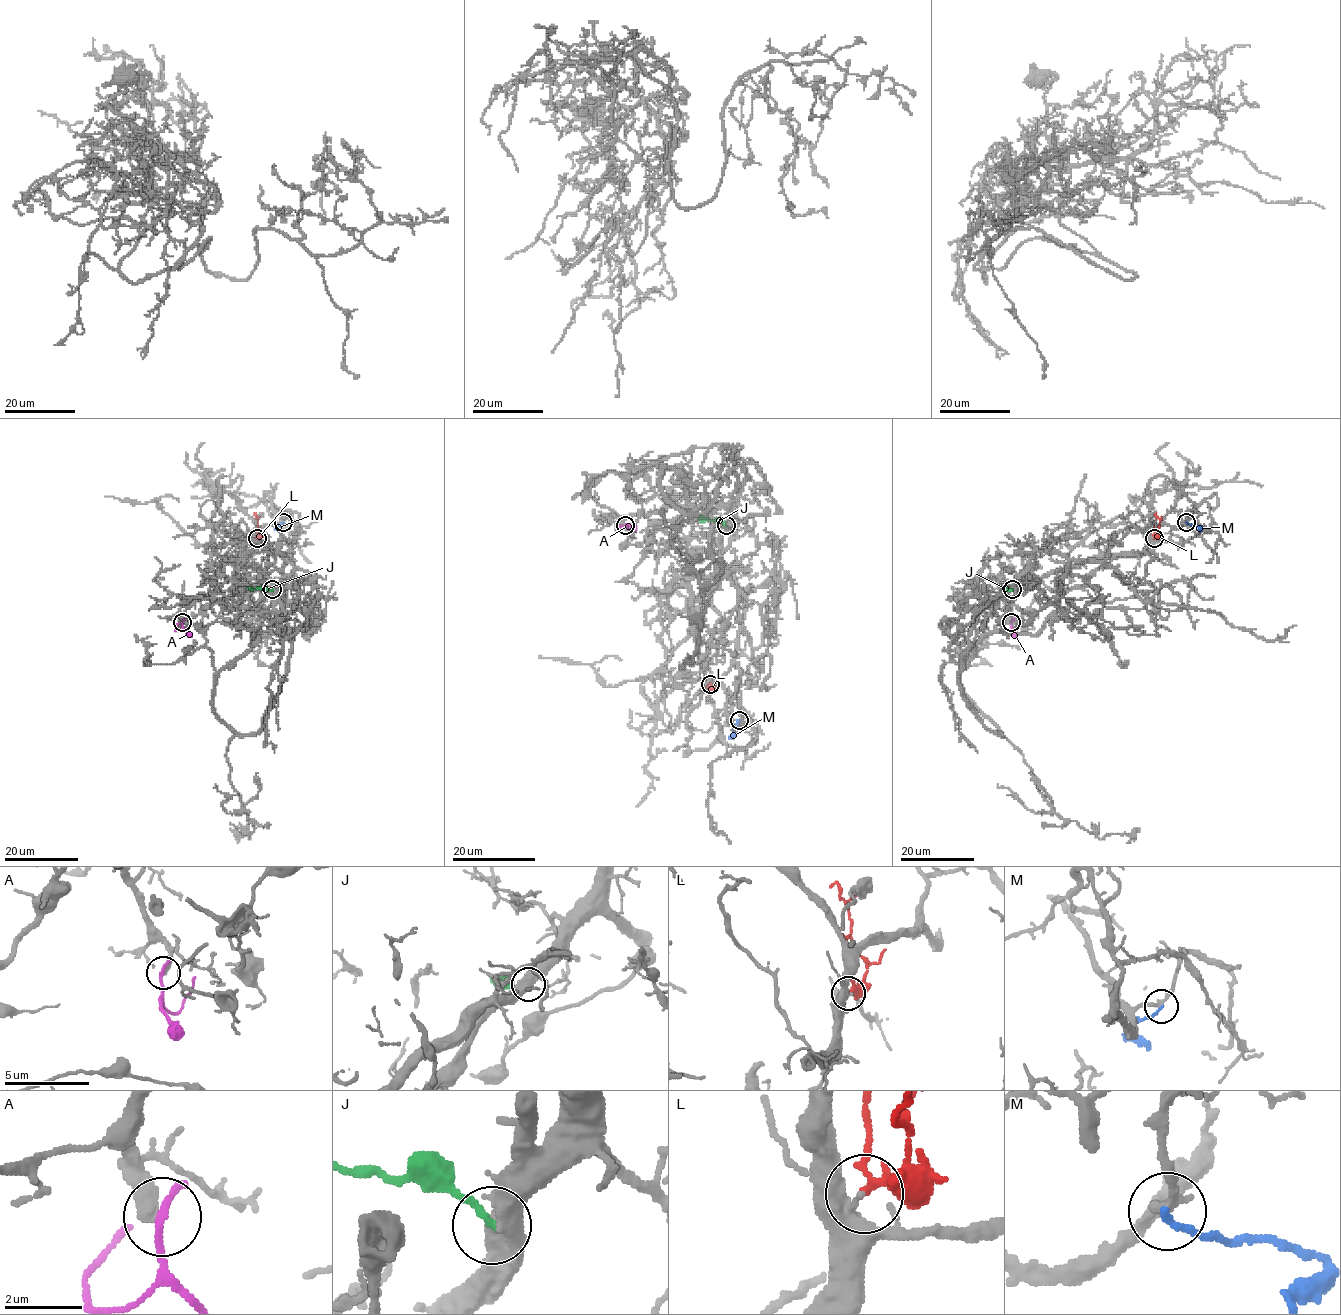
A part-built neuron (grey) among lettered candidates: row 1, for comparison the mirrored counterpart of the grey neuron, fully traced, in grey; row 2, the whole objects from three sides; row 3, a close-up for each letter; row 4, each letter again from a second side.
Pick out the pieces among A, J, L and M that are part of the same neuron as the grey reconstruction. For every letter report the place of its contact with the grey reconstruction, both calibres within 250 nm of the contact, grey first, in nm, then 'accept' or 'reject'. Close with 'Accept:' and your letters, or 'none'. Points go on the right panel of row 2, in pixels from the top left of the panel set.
A: (1011, 622) | 380/240 nm | reject
J: (1012, 589) | 600/160 nm | reject
L: (1154, 538) | 240/180 nm | reject
M: (1186, 522) | 200/170 nm | reject
Accept: none

